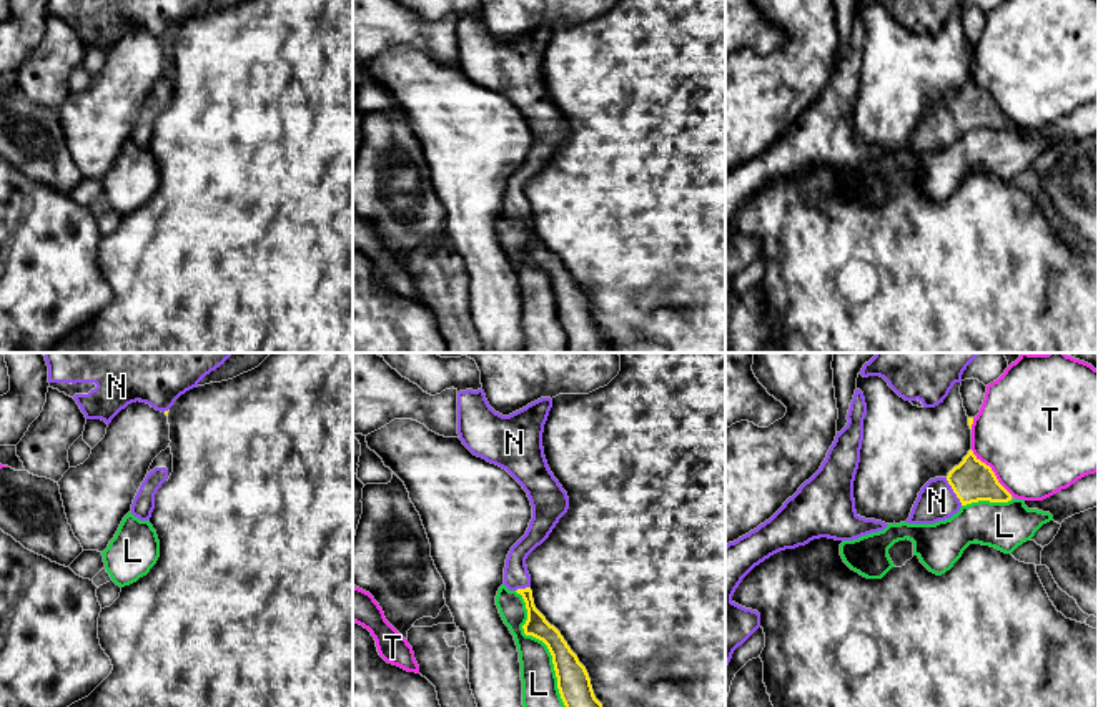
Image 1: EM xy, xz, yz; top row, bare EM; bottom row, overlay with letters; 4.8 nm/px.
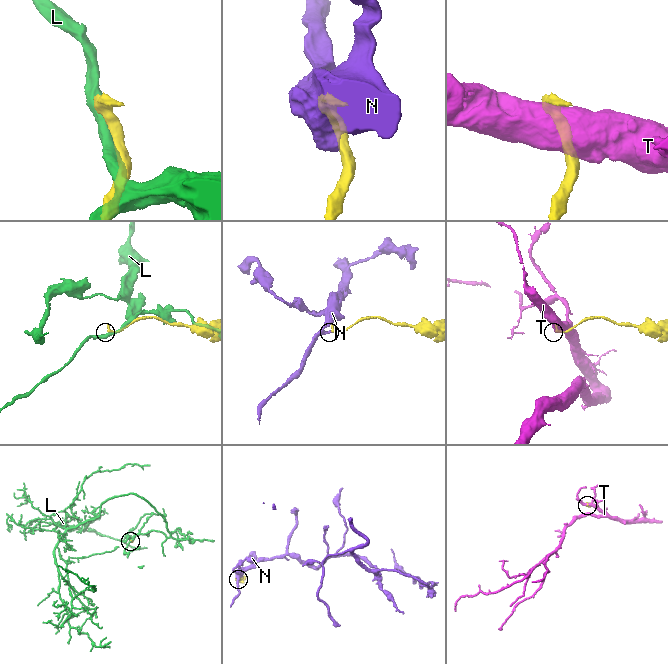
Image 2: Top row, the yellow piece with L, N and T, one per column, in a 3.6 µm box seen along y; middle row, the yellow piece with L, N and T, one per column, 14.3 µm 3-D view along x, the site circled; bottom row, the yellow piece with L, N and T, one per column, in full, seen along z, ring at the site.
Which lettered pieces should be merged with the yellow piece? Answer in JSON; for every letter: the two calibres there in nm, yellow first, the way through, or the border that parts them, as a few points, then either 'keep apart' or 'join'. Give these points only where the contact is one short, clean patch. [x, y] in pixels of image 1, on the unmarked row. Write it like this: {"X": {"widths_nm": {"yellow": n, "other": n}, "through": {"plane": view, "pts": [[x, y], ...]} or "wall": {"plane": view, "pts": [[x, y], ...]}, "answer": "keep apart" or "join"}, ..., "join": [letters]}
{"L": {"widths_nm": {"yellow": 160, "other": 190}, "answer": "keep apart"}, "N": {"widths_nm": {"yellow": 200, "other": 190}, "answer": "join"}, "T": {"widths_nm": {"yellow": 200, "other": 500}, "answer": "keep apart"}, "join": ["N"]}

